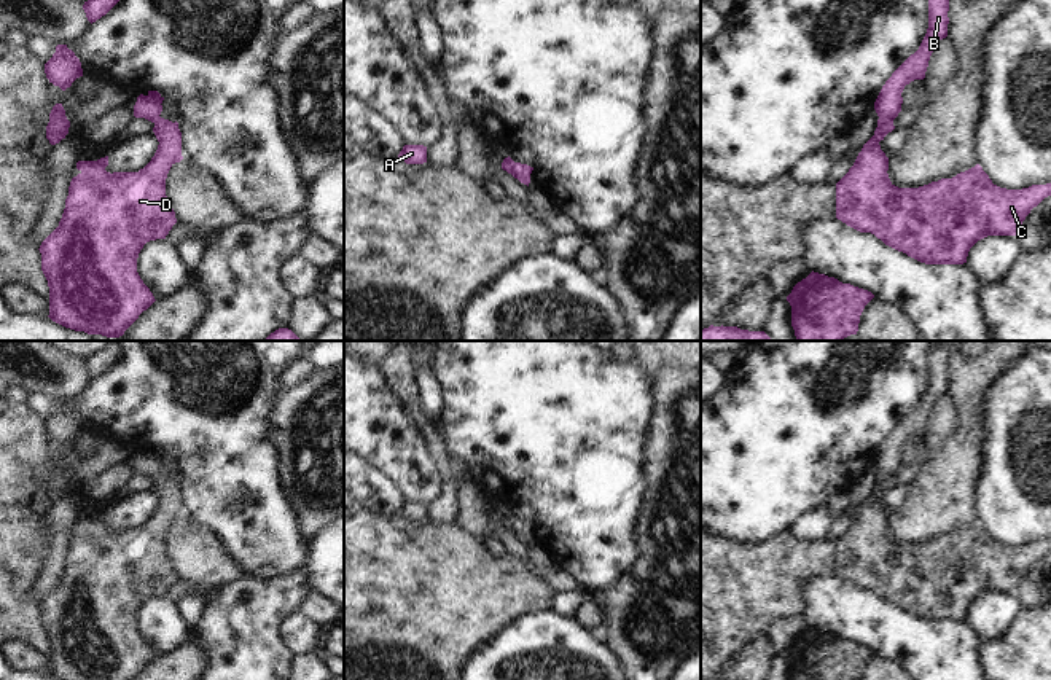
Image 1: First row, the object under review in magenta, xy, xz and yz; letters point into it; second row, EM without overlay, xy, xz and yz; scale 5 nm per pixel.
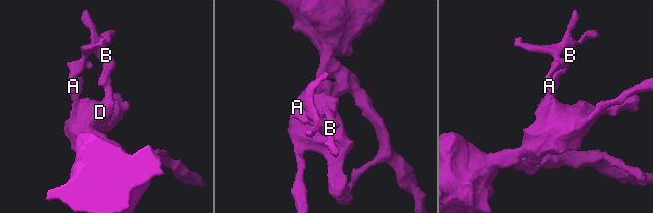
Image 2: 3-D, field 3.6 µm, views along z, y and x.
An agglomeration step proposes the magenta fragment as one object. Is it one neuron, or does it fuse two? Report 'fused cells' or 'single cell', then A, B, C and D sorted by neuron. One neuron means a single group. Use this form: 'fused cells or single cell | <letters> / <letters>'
single cell | A B C D

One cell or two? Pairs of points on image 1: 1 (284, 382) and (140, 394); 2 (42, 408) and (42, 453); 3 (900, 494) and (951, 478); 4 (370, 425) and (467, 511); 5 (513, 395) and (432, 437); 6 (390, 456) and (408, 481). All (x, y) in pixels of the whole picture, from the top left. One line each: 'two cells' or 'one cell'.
1: two cells
2: two cells
3: two cells
4: two cells
5: two cells
6: one cell

